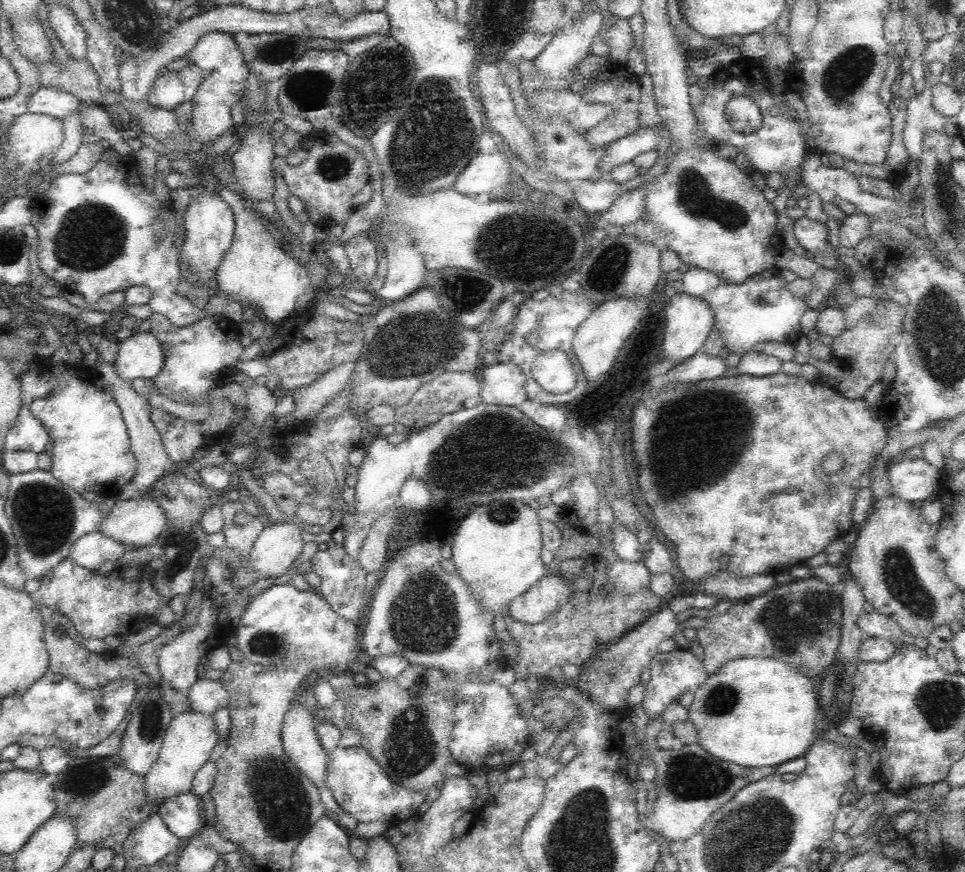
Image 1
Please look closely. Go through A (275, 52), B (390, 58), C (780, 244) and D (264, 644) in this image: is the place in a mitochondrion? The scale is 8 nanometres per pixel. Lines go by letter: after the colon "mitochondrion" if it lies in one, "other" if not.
A: mitochondrion
B: mitochondrion
C: other
D: mitochondrion

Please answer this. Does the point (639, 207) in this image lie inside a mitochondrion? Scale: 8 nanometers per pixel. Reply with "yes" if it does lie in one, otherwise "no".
no

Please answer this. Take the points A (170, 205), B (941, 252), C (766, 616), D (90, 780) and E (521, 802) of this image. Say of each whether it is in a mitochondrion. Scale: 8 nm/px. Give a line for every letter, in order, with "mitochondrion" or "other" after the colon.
A: other
B: other
C: mitochondrion
D: mitochondrion
E: other

